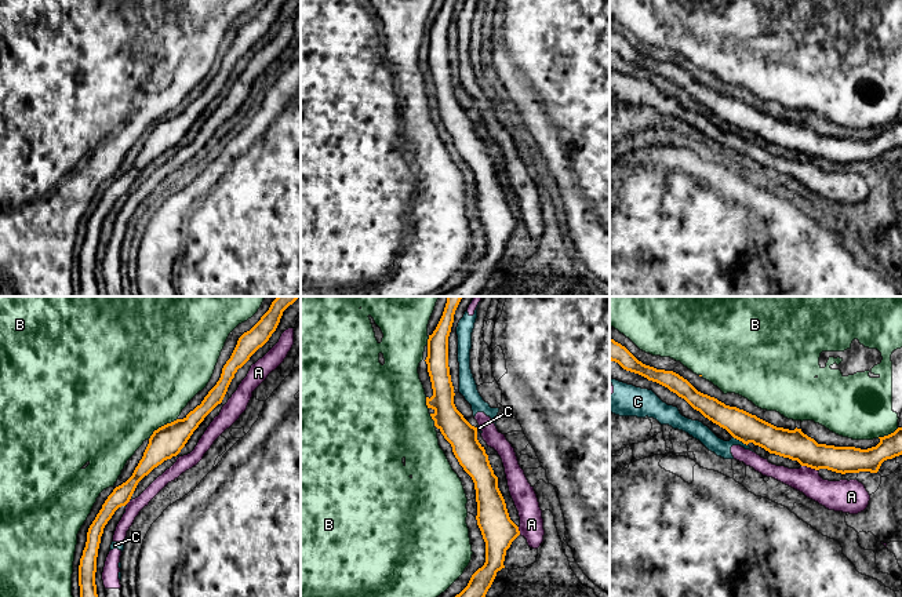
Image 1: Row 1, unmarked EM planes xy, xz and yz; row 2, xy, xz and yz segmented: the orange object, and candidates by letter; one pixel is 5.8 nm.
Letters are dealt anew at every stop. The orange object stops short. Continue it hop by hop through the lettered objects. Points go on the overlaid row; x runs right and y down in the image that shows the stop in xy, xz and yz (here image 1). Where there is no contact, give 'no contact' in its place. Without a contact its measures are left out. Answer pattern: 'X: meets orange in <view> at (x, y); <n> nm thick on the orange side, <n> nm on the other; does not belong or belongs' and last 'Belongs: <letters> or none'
A: meets orange in yz at (810, 466); 170 nm thick on the orange side, 180 nm on the other; does not belong
B: meets orange in xy at (164, 425); 190 nm thick on the orange side, 500 nm on the other; does not belong
C: meets orange in yz at (739, 440); 170 nm thick on the orange side, 100 nm on the other; does not belong
Belongs: none

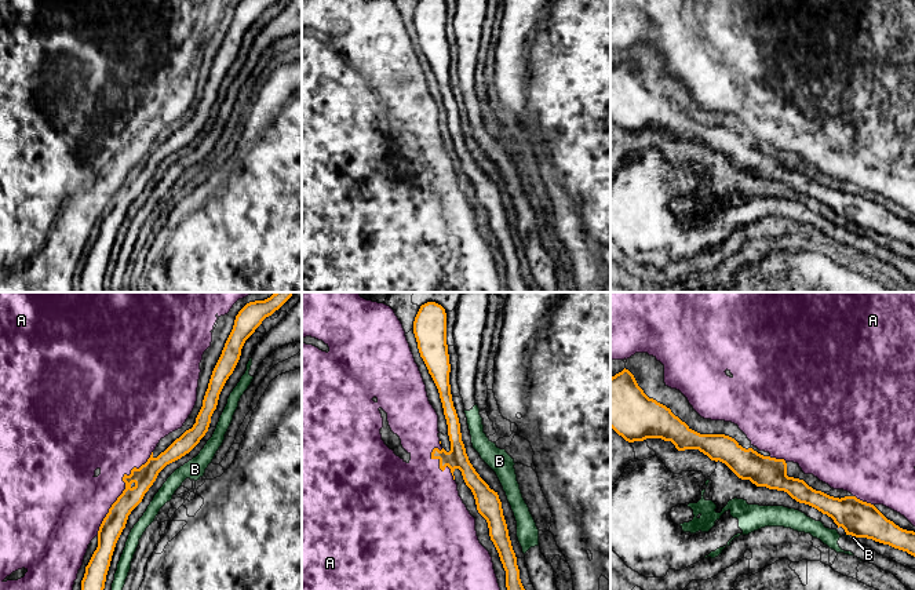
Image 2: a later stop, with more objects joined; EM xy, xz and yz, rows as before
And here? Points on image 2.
A: meets orange in xy at (124, 490); 130 nm thick on the orange side, 320 nm on the other; does not belong
B: meets orange in yz at (855, 536); 220 nm thick on the orange side, 20 nm on the other; does not belong
Belongs: none

